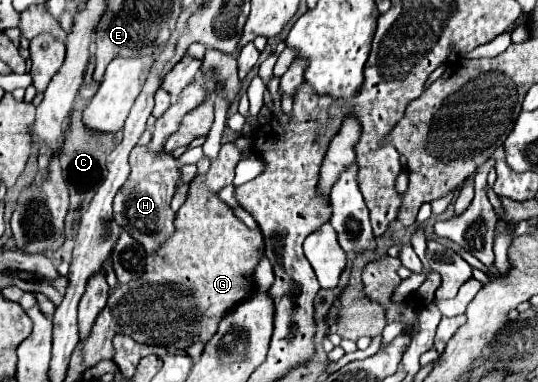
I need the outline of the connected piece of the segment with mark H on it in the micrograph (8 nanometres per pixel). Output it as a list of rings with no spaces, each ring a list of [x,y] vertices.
[[[135,152],[130,154],[128,163],[131,170],[130,176],[122,184],[122,188],[116,192],[114,218],[146,248],[148,254],[158,254],[158,250],[174,234],[174,212],[170,210],[170,200],[174,196],[176,182],[180,180],[180,172],[176,168],[175,158],[168,153]]]

